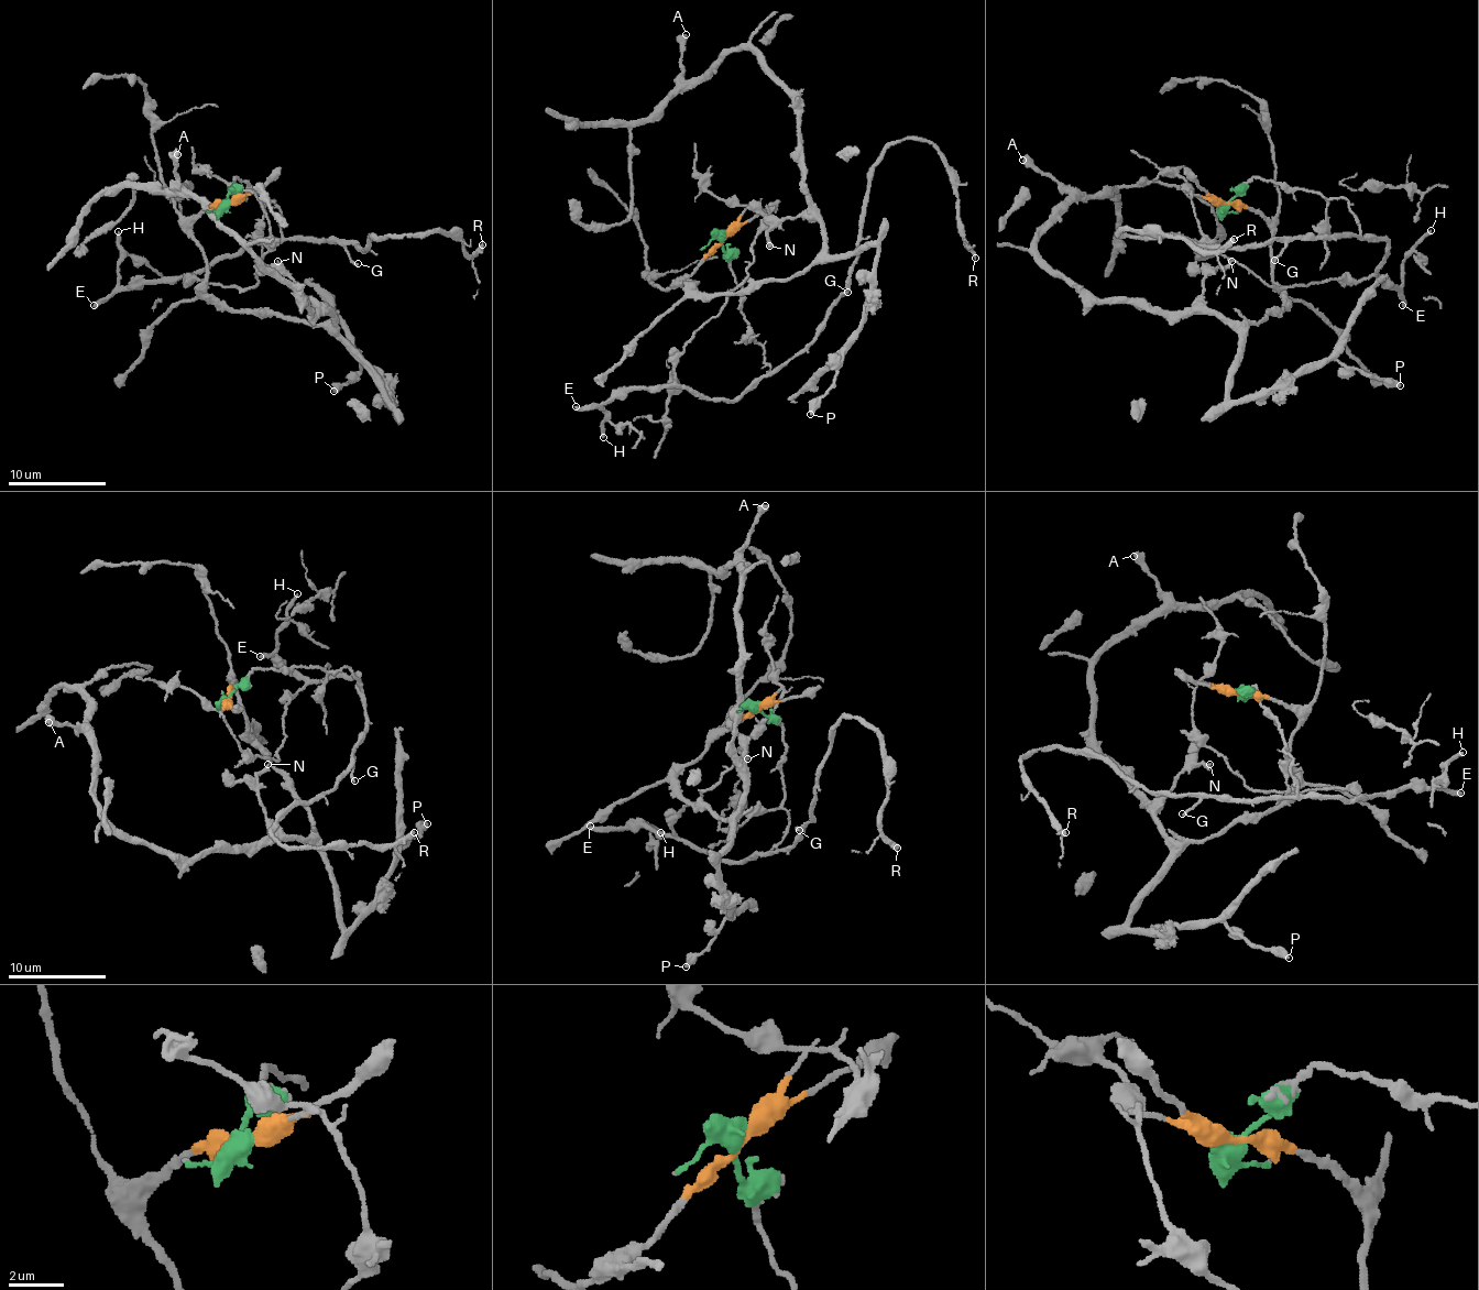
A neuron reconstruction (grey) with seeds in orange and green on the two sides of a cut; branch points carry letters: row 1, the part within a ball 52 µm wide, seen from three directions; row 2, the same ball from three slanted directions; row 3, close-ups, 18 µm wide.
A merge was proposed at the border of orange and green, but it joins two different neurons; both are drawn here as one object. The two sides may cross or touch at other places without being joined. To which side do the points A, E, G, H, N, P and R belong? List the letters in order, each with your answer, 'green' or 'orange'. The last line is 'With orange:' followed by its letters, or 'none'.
A: orange
E: green
G: green
H: green
N: orange
P: orange
R: green
With orange: A, N, P

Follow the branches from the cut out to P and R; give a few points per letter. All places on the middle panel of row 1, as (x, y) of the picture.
P: (724, 238), (683, 281), (697, 283), (698, 292), (753, 292), (875, 246), (873, 295), (830, 391), (810, 415)
R: (724, 238), (771, 374), (846, 285), (868, 168), (888, 146), (924, 139), (937, 152), (975, 259)

